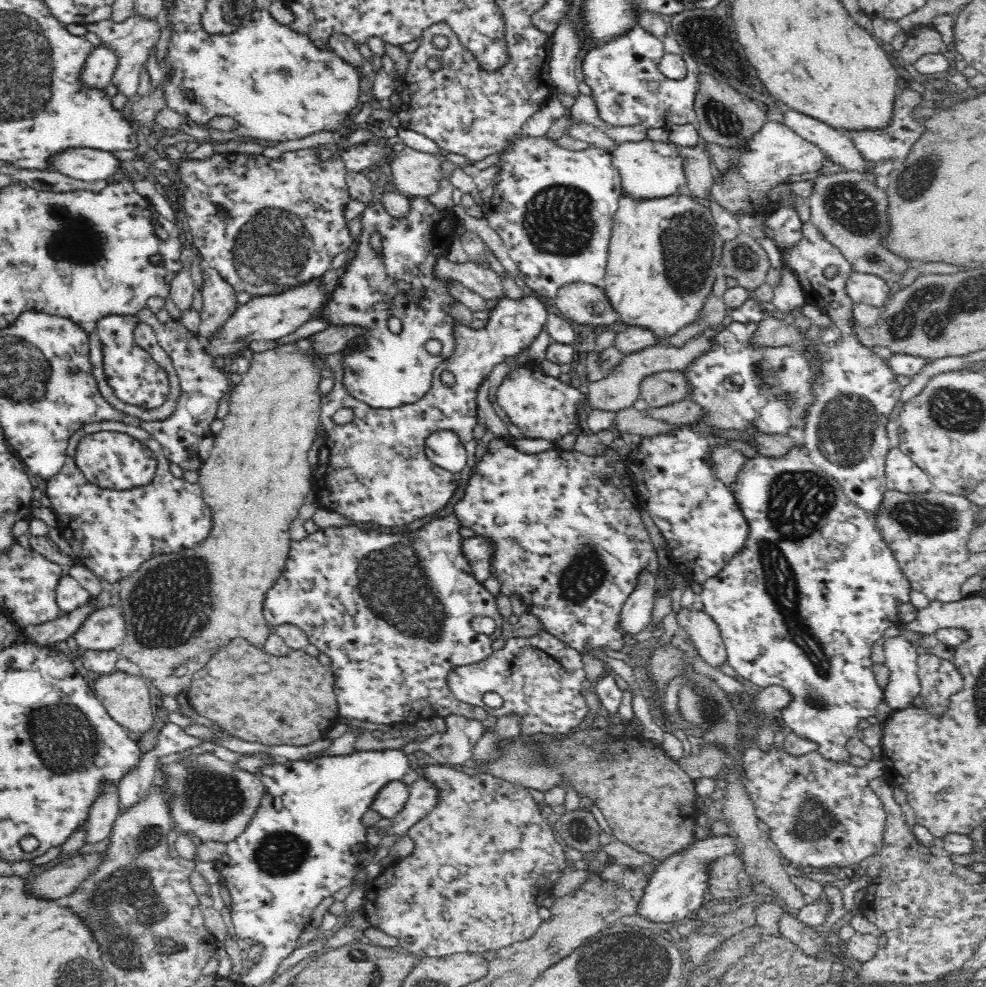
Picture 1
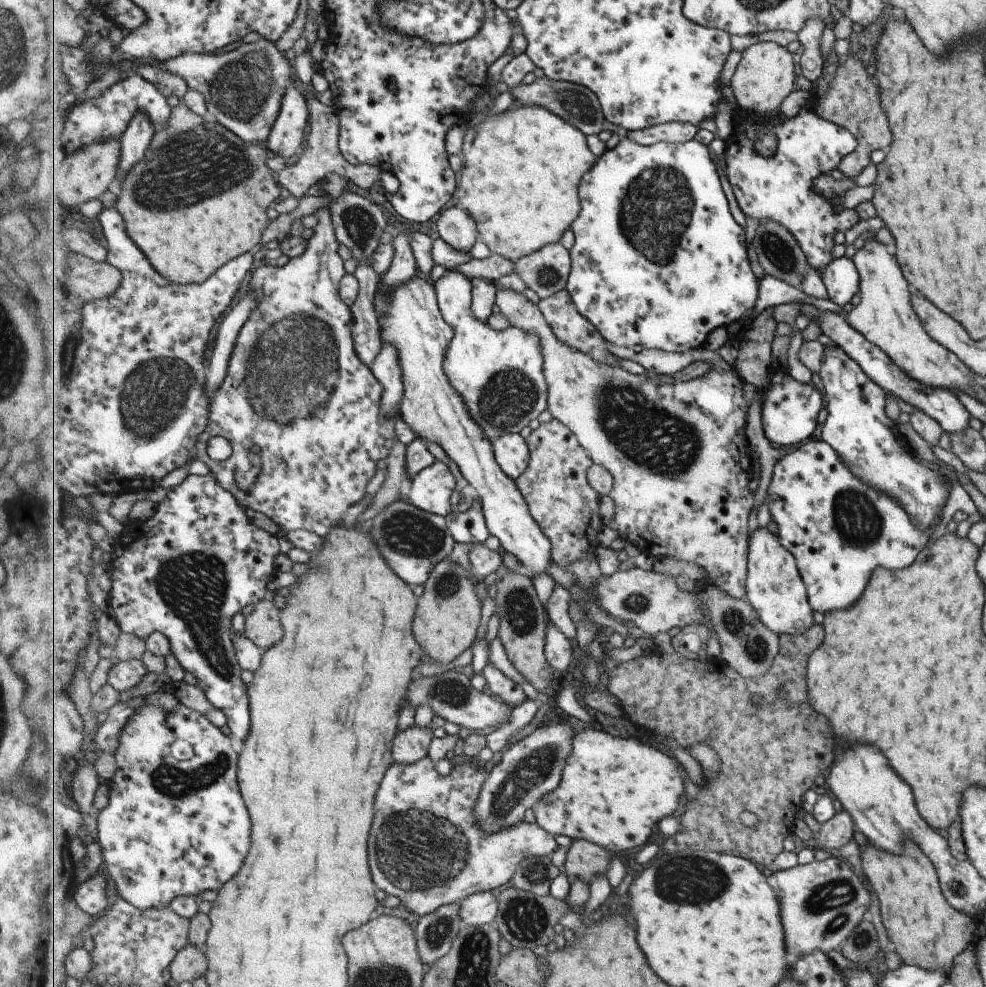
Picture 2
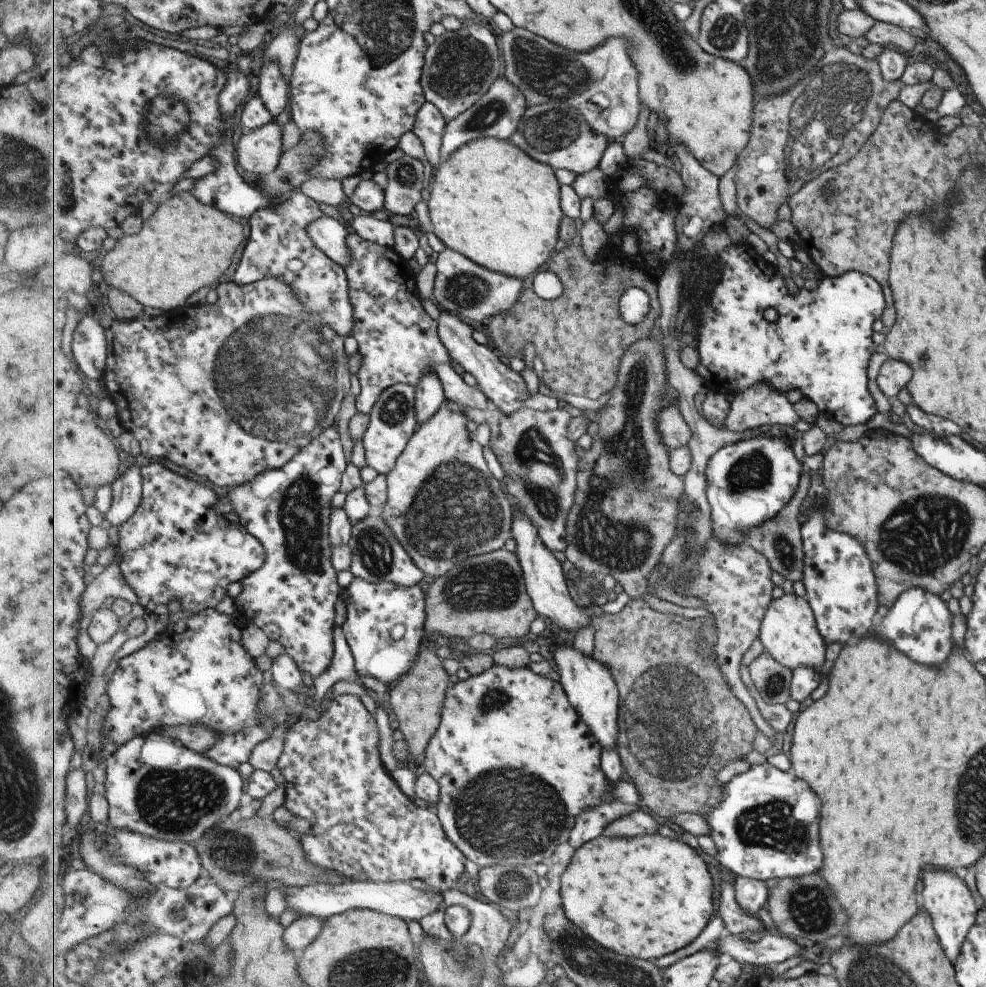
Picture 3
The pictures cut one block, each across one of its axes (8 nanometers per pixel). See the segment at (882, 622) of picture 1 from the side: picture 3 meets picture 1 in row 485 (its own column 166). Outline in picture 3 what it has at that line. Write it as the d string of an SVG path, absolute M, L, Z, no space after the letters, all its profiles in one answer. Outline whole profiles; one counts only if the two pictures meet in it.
M163 730L121 745L105 758L104 766L89 765L88 775L91 781L89 814L93 816L93 824L102 828L107 824L125 827L141 835L193 845L206 831L234 813L244 794L243 778L236 769L219 765L206 754L186 748L170 732Z

